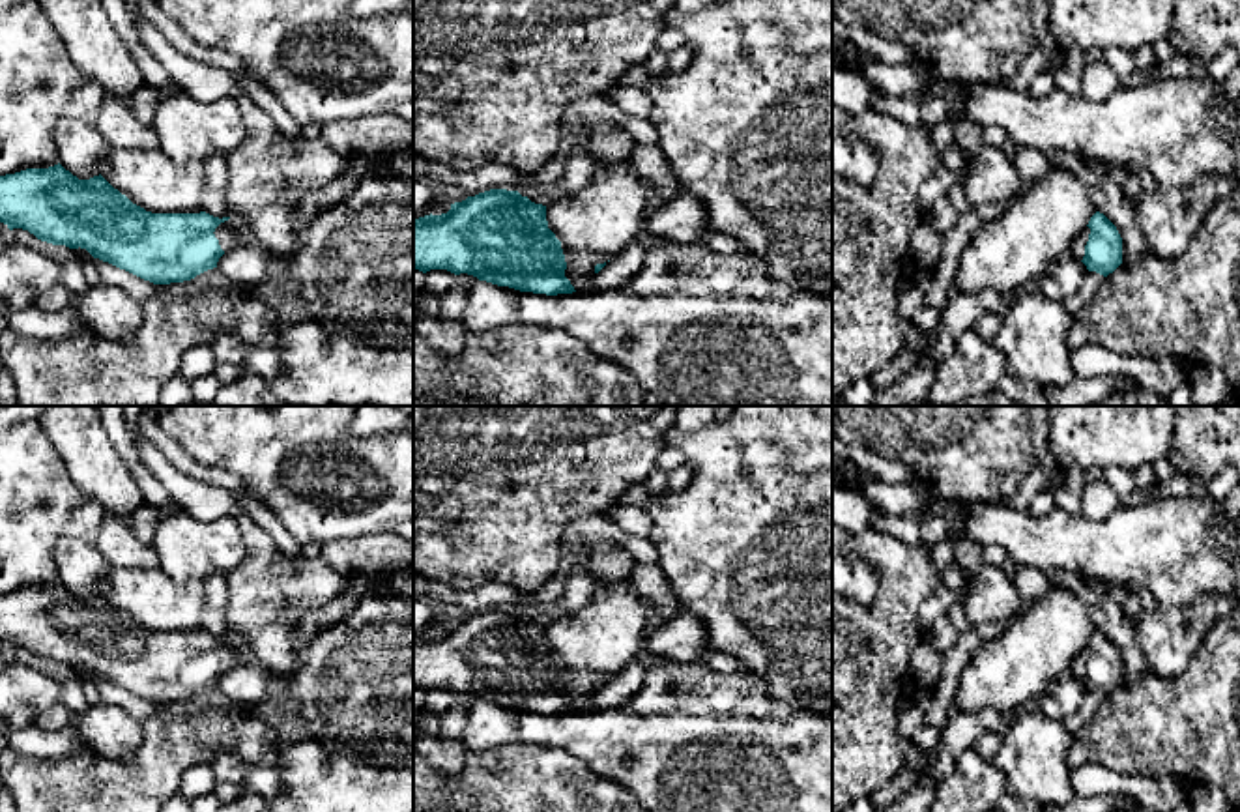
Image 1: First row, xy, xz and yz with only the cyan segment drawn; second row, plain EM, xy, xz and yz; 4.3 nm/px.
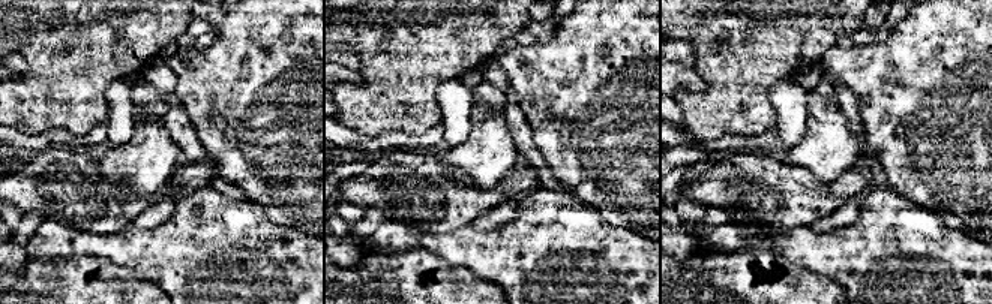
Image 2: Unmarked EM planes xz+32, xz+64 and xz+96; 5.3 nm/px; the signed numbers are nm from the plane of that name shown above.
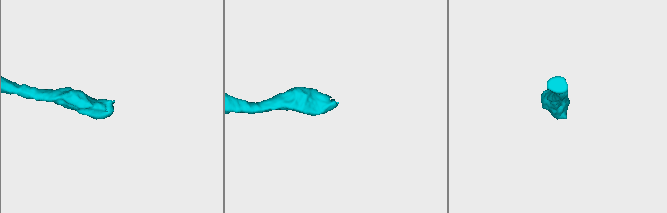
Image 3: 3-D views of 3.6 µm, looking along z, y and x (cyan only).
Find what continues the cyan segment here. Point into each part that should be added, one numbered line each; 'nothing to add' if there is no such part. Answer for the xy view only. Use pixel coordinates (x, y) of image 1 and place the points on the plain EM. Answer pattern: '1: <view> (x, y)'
1: xy (230, 653)

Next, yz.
1: yz (1078, 666)

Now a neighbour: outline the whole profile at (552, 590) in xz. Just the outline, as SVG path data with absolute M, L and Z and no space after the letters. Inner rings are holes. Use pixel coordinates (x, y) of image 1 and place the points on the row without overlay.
M606 513L587 515L572 520L561 535L561 565L559 571L535 593L541 604L559 602L565 591L572 561L585 552L593 554L593 543L610 537L621 544L638 563L658 563L658 552L647 537L623 531Z

